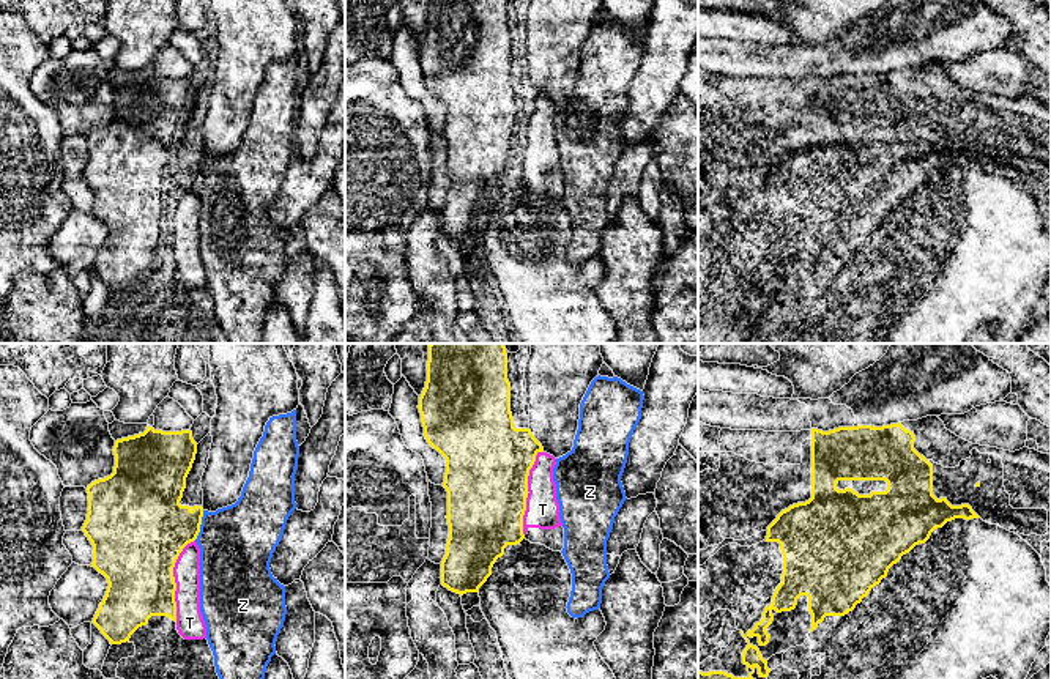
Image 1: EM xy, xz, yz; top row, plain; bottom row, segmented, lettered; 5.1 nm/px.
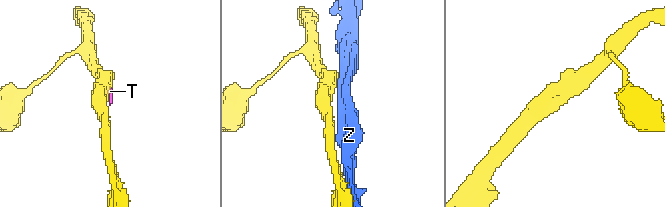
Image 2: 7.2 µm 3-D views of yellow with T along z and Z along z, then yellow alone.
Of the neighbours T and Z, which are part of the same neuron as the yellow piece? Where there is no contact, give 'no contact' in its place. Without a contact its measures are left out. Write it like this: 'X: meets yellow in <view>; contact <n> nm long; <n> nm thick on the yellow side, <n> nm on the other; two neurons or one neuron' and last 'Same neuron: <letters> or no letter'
T: meets yellow in xz; contact 440 nm long; 440 nm thick on the yellow side, 180 nm on the other; two neurons
Z: meets yellow in xy; contact 160 nm long; 380 nm thick on the yellow side, 380 nm on the other; two neurons
Same neuron: no letter

